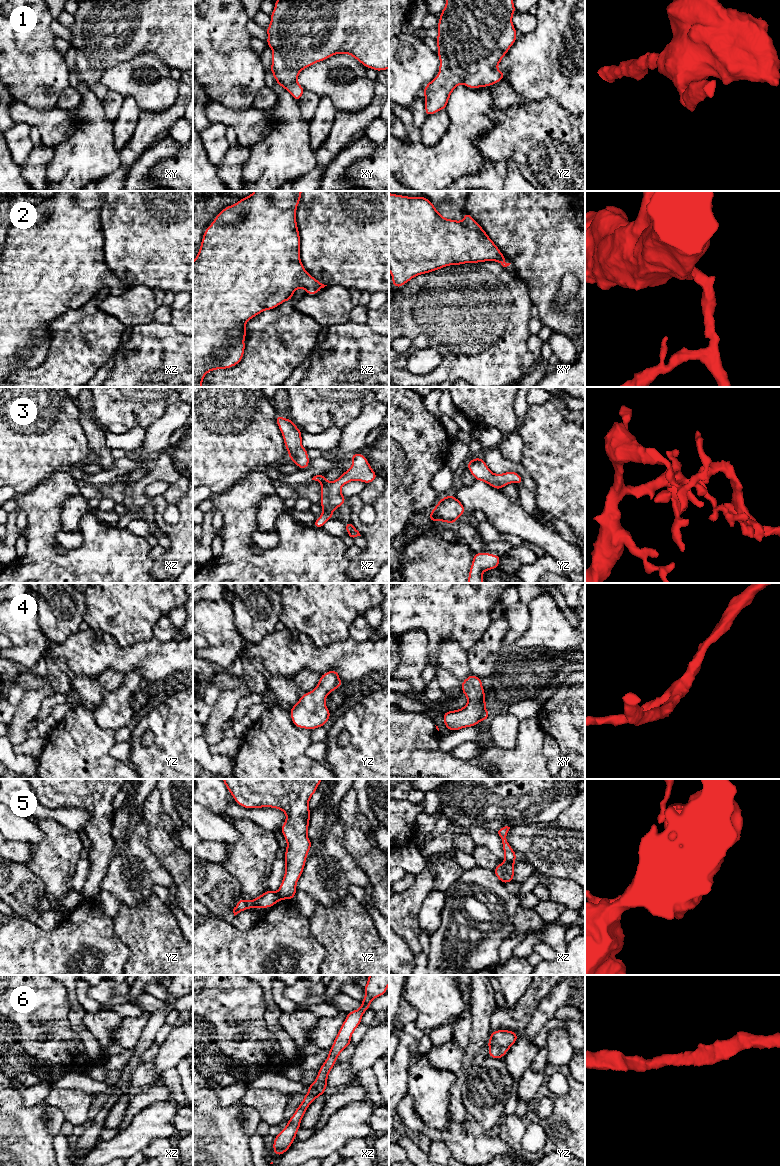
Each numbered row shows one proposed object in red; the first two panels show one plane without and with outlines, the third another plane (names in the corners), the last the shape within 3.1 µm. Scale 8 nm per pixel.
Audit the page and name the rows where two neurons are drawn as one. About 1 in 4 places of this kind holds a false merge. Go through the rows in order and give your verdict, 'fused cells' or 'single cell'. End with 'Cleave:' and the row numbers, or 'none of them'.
1: single cell
2: single cell
3: single cell
4: single cell
5: fused cells
6: single cell
Cleave: 5

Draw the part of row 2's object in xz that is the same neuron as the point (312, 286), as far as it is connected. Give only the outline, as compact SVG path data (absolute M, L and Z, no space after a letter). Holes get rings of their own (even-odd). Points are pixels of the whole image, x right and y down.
M254 191L248 197L242 198L234 205L226 206L219 214L216 215L214 221L211 225L207 227L203 234L203 238L200 245L200 250L193 262L193 387L202 387L202 381L205 375L212 370L218 369L229 369L237 364L240 364L244 355L245 351L245 341L244 339L247 336L247 332L245 330L245 324L252 319L253 317L259 315L264 310L272 310L282 304L285 301L292 301L293 293L300 287L305 289L306 294L308 295L315 295L317 294L322 288L327 285L320 283L317 279L312 277L304 268L301 259L300 259L300 234L298 231L298 225L296 222L296 210L297 206L301 200L302 191Z

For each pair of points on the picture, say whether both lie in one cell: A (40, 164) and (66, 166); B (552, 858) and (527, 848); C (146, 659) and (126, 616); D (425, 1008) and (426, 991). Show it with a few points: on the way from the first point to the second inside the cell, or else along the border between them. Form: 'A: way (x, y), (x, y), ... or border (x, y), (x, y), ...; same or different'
A: border (53, 146), (53, 156), (47, 168), (46, 180); different
B: way (546, 852), (542, 848), (533, 848); same
C: border (153, 636), (128, 646), (121, 646), (116, 641); different
D: way (426, 1004), (426, 995); same

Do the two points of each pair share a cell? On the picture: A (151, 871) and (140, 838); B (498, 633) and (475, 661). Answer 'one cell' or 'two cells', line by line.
A: one cell
B: one cell

